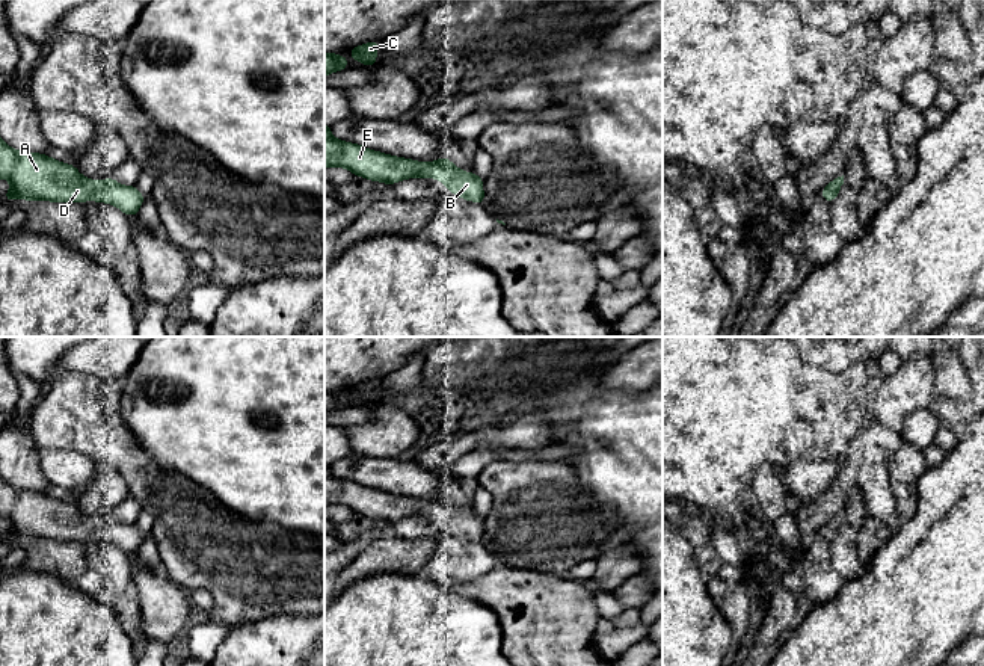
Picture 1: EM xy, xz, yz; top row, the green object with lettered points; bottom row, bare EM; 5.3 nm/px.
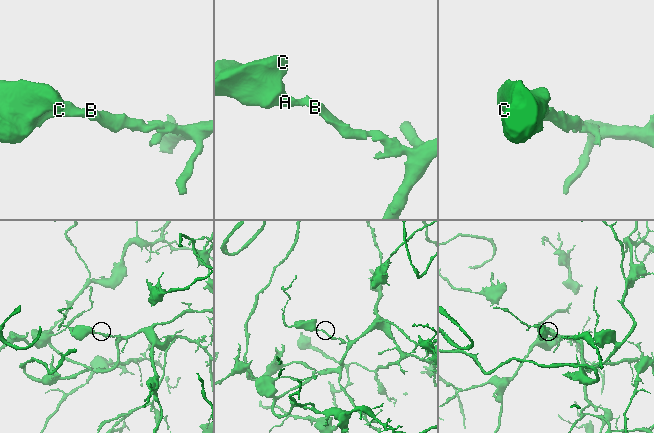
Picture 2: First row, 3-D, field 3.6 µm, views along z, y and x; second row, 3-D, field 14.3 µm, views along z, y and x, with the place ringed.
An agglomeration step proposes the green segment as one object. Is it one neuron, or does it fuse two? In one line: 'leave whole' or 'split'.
leave whole

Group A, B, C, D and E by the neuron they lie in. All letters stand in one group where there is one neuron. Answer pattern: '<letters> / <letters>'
A B C D E

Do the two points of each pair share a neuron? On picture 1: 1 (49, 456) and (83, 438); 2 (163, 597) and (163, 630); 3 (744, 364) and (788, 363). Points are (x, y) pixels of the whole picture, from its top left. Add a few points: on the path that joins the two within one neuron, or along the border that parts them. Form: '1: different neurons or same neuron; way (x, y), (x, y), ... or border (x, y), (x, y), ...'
1: different neurons; border (38, 446), (77, 450), (95, 461)
2: same neuron; way (163, 604), (163, 622)
3: same neuron; way (755, 364), (777, 364)

